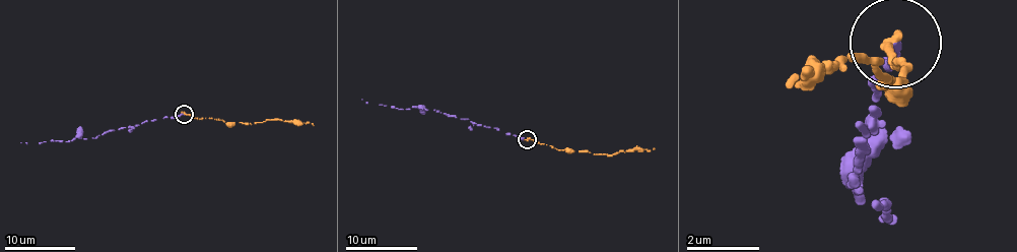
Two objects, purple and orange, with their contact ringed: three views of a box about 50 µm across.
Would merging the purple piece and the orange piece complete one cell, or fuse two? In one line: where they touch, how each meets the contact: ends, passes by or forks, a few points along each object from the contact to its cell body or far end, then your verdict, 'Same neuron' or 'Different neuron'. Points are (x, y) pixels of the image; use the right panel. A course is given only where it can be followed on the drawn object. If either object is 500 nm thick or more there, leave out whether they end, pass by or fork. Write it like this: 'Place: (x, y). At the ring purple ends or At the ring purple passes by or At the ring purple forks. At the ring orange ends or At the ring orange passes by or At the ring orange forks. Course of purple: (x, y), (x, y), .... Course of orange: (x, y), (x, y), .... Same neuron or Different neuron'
Place: (895, 42). At the ring purple ends. At the ring orange ends. Course of purple: (893, 45), (865, 148), (851, 186), (854, 180), (875, 209), (890, 201), (885, 216). Course of orange: (893, 36), (901, 69), (890, 79), (865, 58), (838, 57), (806, 70), (791, 88). Same neuron

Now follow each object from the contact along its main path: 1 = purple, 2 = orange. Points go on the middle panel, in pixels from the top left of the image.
1: (526, 139), (436, 110), (419, 107), (395, 109), (361, 100)
2: (527, 139), (594, 154), (655, 148)

